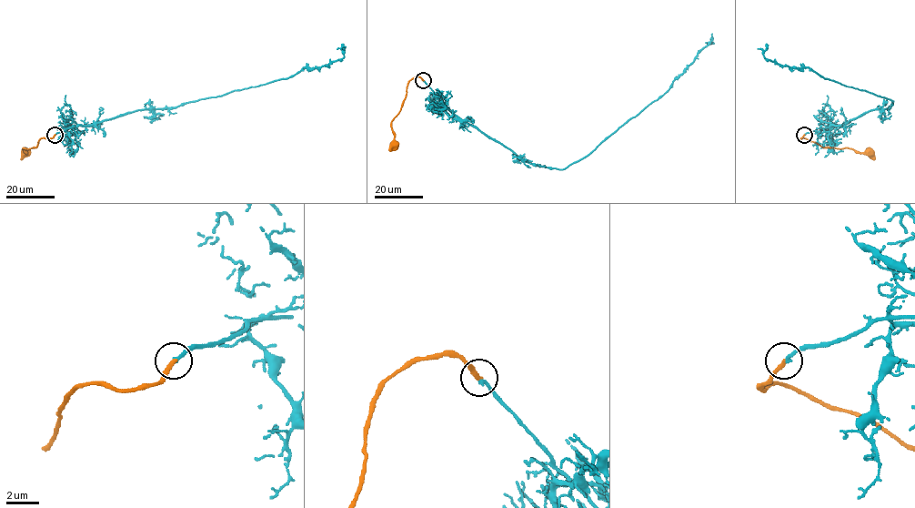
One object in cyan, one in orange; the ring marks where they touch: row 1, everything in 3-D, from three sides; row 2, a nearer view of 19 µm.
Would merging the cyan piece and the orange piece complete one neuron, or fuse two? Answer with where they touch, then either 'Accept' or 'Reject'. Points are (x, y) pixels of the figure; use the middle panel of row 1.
Place: (423, 80). Accept

